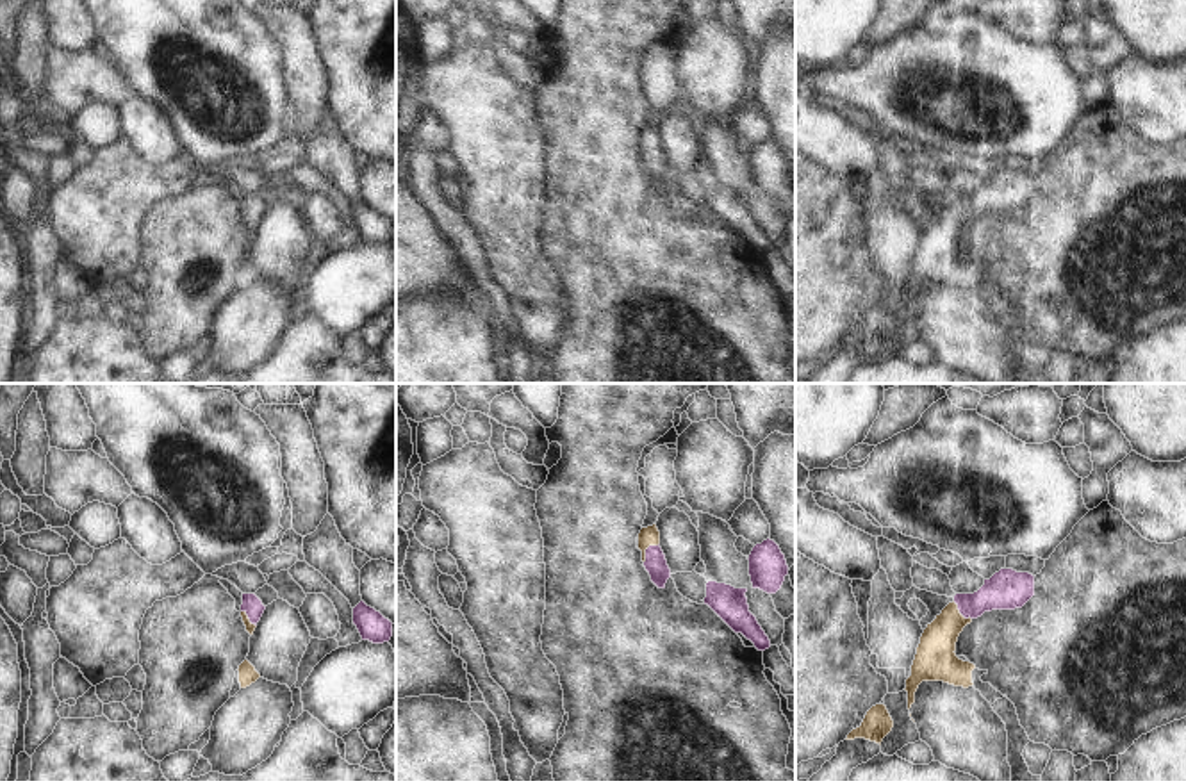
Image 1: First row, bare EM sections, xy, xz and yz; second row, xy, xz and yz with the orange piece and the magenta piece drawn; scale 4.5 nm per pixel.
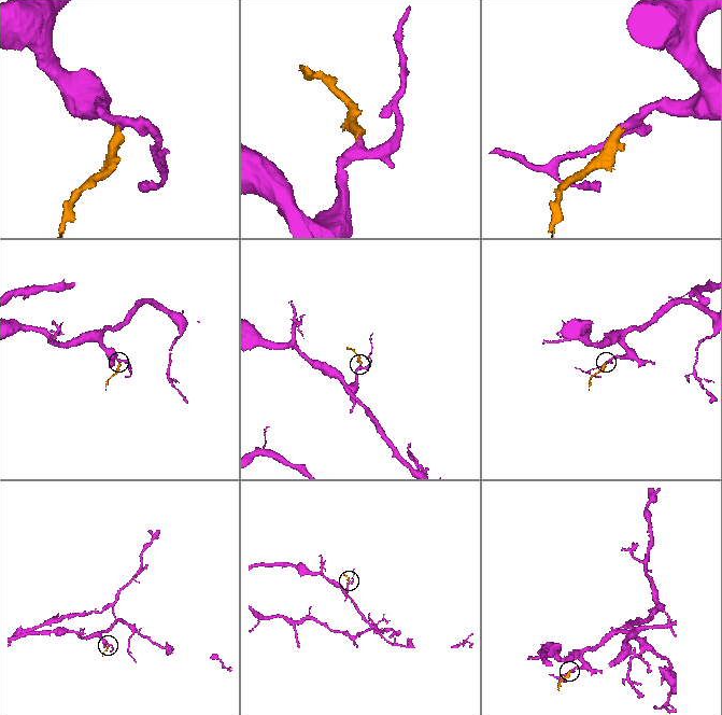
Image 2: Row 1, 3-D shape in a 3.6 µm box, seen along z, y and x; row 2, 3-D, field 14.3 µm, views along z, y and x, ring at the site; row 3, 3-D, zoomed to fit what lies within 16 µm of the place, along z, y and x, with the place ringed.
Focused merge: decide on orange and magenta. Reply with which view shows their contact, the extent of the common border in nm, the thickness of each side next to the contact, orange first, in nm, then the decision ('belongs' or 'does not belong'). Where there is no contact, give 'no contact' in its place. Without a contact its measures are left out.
xz | 120 nm | 90/100 nm | belongs

